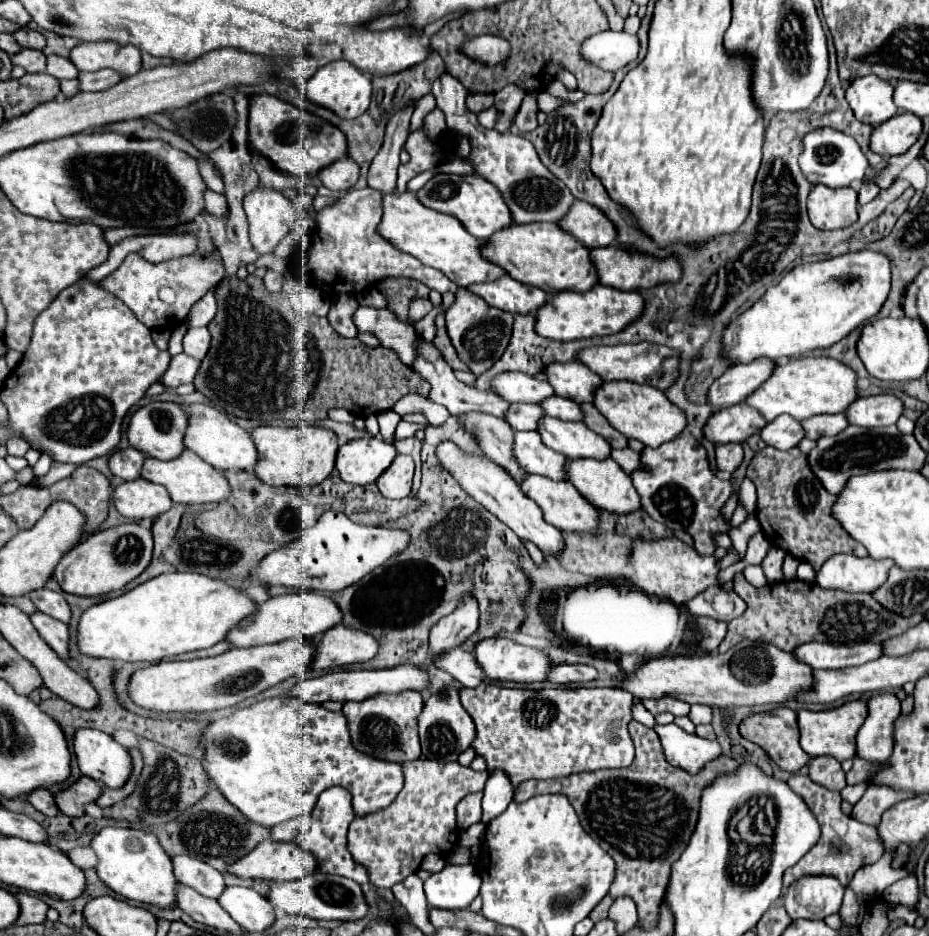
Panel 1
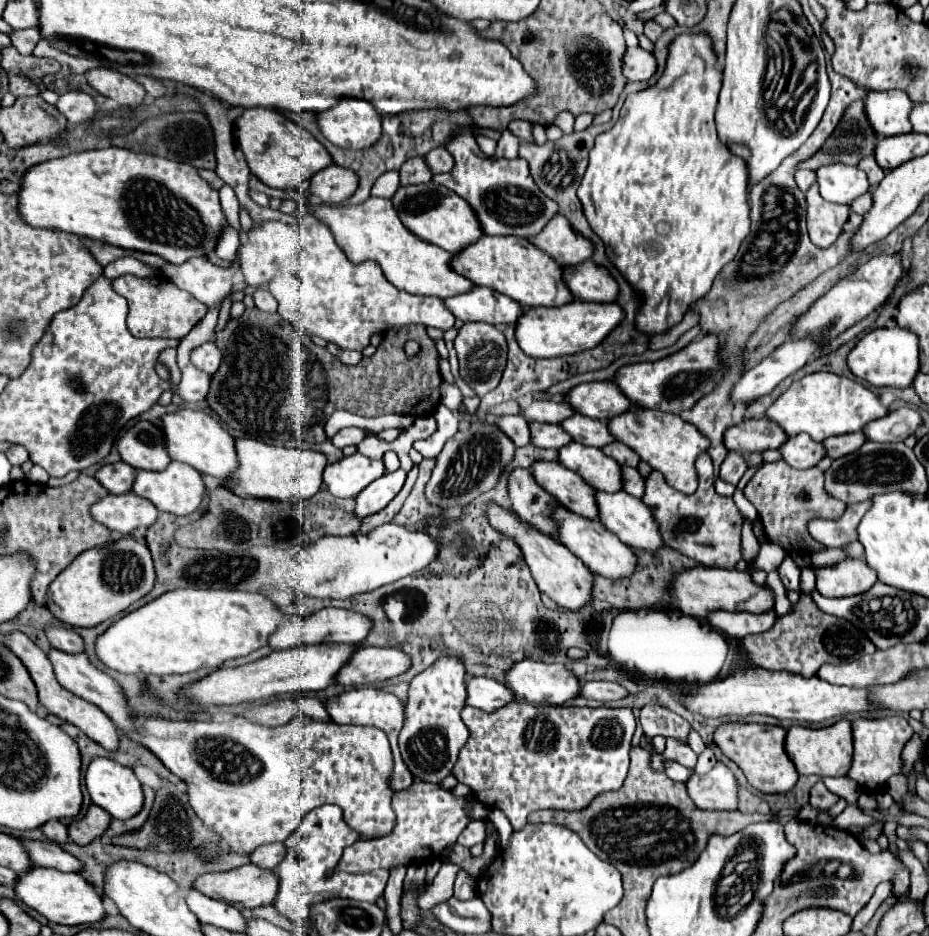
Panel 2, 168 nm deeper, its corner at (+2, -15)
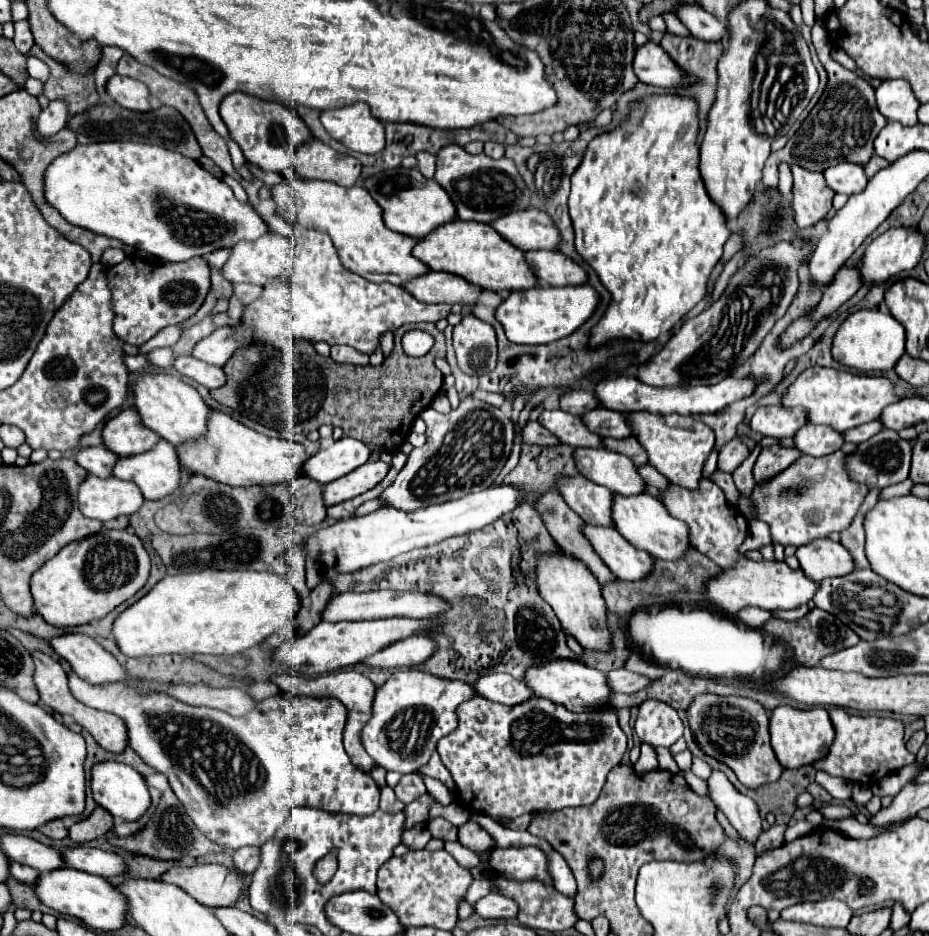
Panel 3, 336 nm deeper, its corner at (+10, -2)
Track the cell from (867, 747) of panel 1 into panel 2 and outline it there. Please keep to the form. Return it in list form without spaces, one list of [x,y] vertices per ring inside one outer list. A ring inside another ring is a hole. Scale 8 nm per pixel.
[[[890,715],[890,717],[880,717],[880,719],[854,719],[852,721],[852,733],[854,733],[854,761],[852,769],[848,771],[848,777],[852,777],[862,789],[866,791],[882,791],[884,783],[888,777],[900,773],[900,753],[904,743],[912,737],[912,727],[902,715]]]

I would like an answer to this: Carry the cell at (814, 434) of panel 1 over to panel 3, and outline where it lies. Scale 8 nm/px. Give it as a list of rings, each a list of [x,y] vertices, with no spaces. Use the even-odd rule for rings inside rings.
[[[876,420],[876,422],[868,422],[868,424],[864,424],[864,426],[858,426],[858,428],[854,428],[854,430],[844,432],[844,438],[846,438],[846,442],[858,444],[858,442],[866,442],[868,438],[876,436],[880,430],[884,430],[884,426],[882,426],[882,422]]]

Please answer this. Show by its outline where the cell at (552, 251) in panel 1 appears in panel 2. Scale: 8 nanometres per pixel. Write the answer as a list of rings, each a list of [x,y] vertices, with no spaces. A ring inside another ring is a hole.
[[[484,235],[484,239],[480,239],[478,243],[454,255],[452,269],[470,279],[472,283],[504,293],[526,307],[566,305],[574,299],[572,291],[564,287],[564,279],[560,279],[562,265],[552,261],[548,253],[538,251],[538,247],[532,245],[528,239]]]

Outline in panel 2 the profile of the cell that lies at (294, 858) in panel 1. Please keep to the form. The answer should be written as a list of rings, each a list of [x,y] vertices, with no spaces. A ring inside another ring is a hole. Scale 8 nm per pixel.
[[[248,863],[234,871],[200,875],[194,887],[212,899],[224,899],[236,907],[260,907],[276,899],[276,873]]]

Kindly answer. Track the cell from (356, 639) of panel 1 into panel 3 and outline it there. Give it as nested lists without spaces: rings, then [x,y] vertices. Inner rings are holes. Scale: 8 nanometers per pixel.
[[[406,638],[396,642],[368,660],[364,660],[372,668],[418,668],[436,652],[436,642],[430,638]]]

